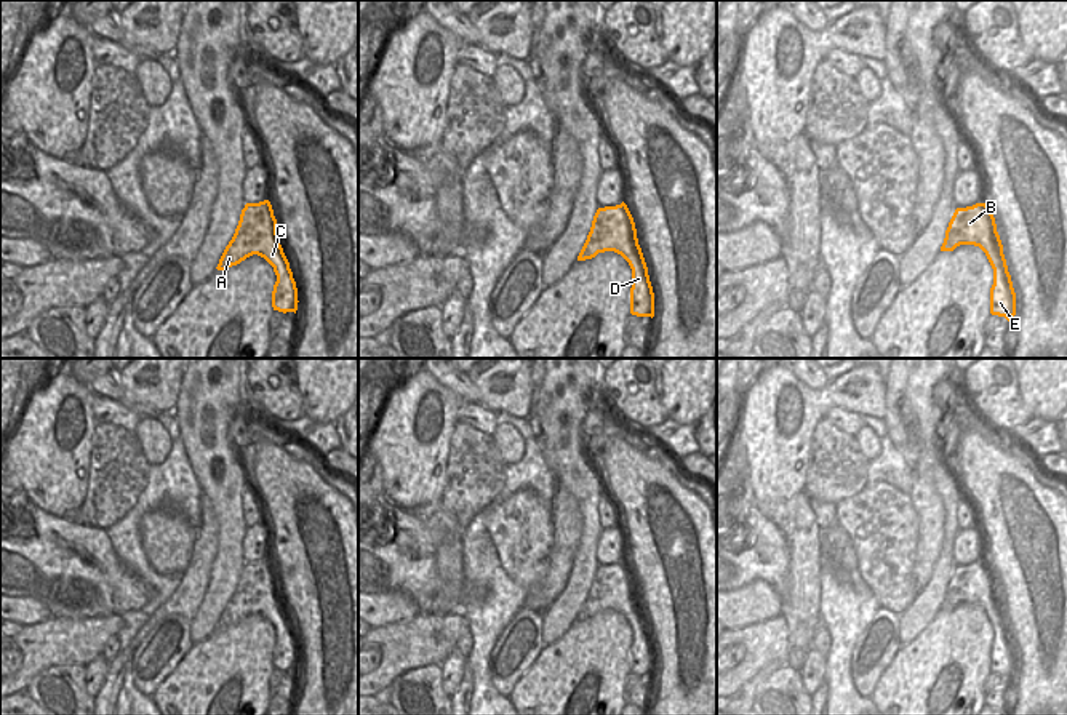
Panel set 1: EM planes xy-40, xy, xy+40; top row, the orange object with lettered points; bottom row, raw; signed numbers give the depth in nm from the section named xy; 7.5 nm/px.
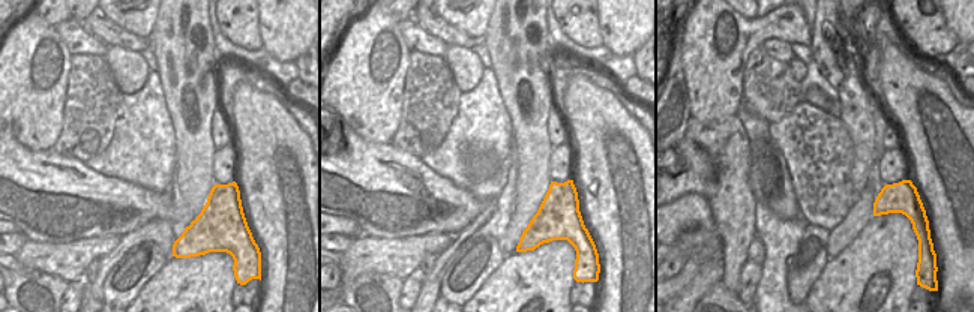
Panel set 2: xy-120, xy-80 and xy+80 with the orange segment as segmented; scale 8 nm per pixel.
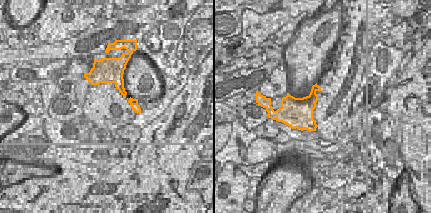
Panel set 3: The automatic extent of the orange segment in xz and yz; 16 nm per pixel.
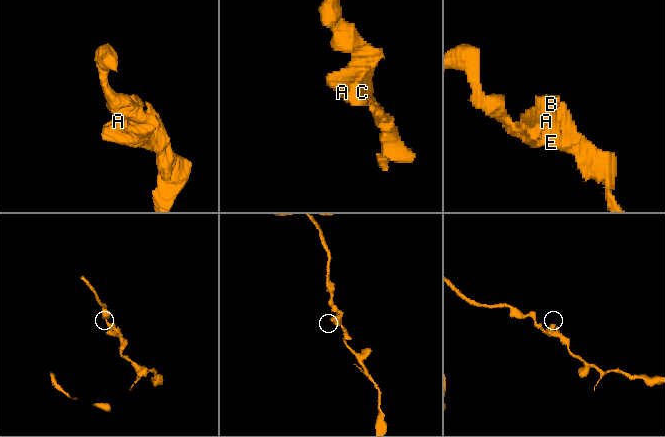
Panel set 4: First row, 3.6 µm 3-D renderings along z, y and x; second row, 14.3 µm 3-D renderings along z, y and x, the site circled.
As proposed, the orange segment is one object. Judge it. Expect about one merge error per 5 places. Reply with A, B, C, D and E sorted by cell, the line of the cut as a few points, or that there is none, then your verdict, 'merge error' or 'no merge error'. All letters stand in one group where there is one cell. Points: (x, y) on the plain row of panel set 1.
A B C D E; no cut; no merge error

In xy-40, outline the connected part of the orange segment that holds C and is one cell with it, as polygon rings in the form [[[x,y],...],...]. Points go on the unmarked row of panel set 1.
[[[269,558],[245,563],[235,592],[226,605],[216,627],[226,629],[253,613],[264,616],[277,633],[272,649],[274,669],[296,672],[299,661],[298,646],[280,603],[277,577]]]

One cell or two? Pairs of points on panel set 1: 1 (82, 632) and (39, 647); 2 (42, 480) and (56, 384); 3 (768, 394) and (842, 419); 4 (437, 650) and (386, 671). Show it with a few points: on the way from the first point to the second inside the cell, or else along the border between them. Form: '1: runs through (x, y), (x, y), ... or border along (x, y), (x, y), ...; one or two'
1: runs through (71, 640), (50, 643); one
2: runs through (50, 456), (50, 427), (56, 408); one
3: border along (863, 416), (832, 408), (823, 418); two
4: runs through (424, 650), (407, 650), (399, 658); one

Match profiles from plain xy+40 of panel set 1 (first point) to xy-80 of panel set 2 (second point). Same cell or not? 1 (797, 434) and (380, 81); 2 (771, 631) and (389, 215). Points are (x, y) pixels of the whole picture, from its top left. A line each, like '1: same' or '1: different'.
1: same
2: different

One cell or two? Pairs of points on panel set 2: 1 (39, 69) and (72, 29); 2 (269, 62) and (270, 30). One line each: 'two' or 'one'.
1: two
2: two

